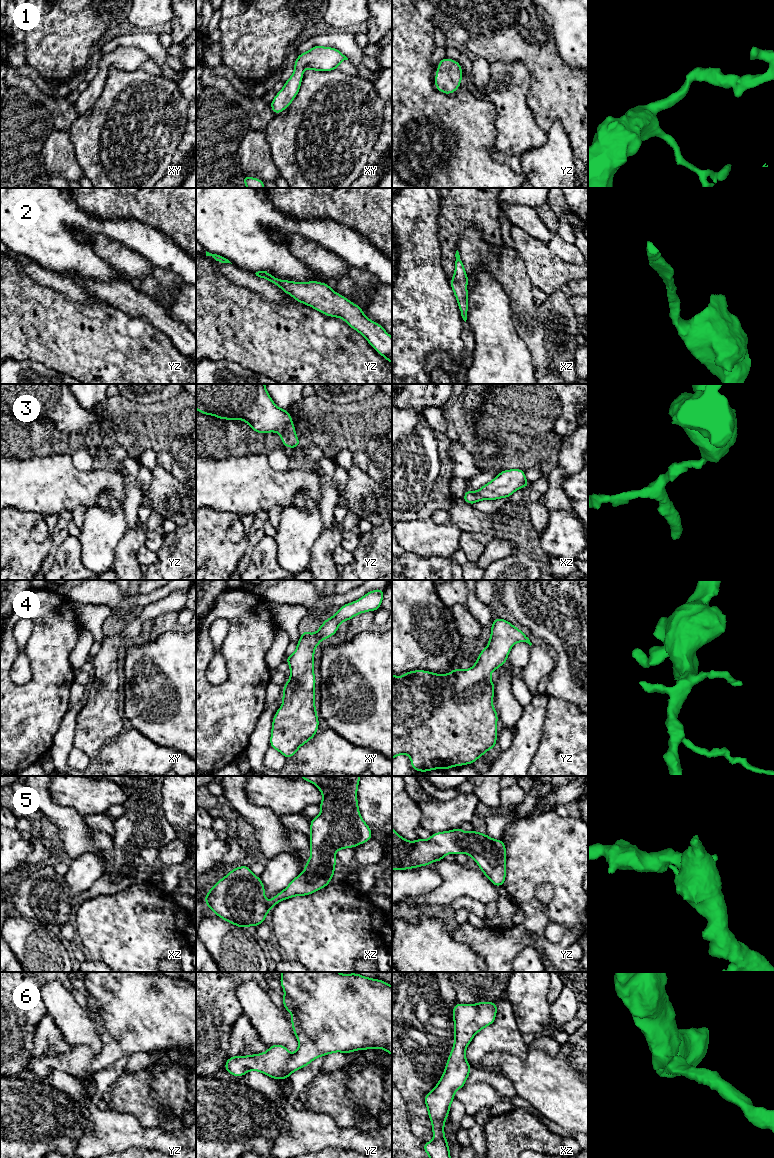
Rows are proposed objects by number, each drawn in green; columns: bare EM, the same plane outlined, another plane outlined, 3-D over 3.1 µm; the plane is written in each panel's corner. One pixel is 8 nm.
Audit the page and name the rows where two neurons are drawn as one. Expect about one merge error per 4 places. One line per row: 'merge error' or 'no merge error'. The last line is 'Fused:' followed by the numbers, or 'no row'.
1: no merge error
2: no merge error
3: no merge error
4: no merge error
5: no merge error
6: no merge error
Fused: no row

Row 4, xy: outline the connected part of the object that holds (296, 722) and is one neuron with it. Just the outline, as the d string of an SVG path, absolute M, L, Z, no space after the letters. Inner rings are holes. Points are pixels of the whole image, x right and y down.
M385 589L372 590L360 599L343 605L333 617L327 618L323 622L315 634L311 634L304 629L294 653L289 657L285 656L284 660L290 666L290 680L283 686L283 704L275 713L272 721L270 747L282 753L286 759L295 755L303 744L312 739L316 735L319 727L319 720L315 708L314 687L316 685L316 679L313 669L316 647L323 639L332 637L337 632L341 622L351 620L360 613L377 611L383 601L384 591Z

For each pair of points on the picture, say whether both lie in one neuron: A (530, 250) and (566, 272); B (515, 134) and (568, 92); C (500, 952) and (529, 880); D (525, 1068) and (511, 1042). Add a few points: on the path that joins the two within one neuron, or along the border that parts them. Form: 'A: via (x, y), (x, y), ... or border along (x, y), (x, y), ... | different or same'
A: via (539, 259), (552, 272), (557, 272) | same
B: border along (526, 96), (527, 107), (536, 123), (547, 131) | different
C: via (518, 934), (529, 922), (529, 898) | same
D: border along (528, 1049), (528, 1053), (523, 1059), (498, 1051) | different

